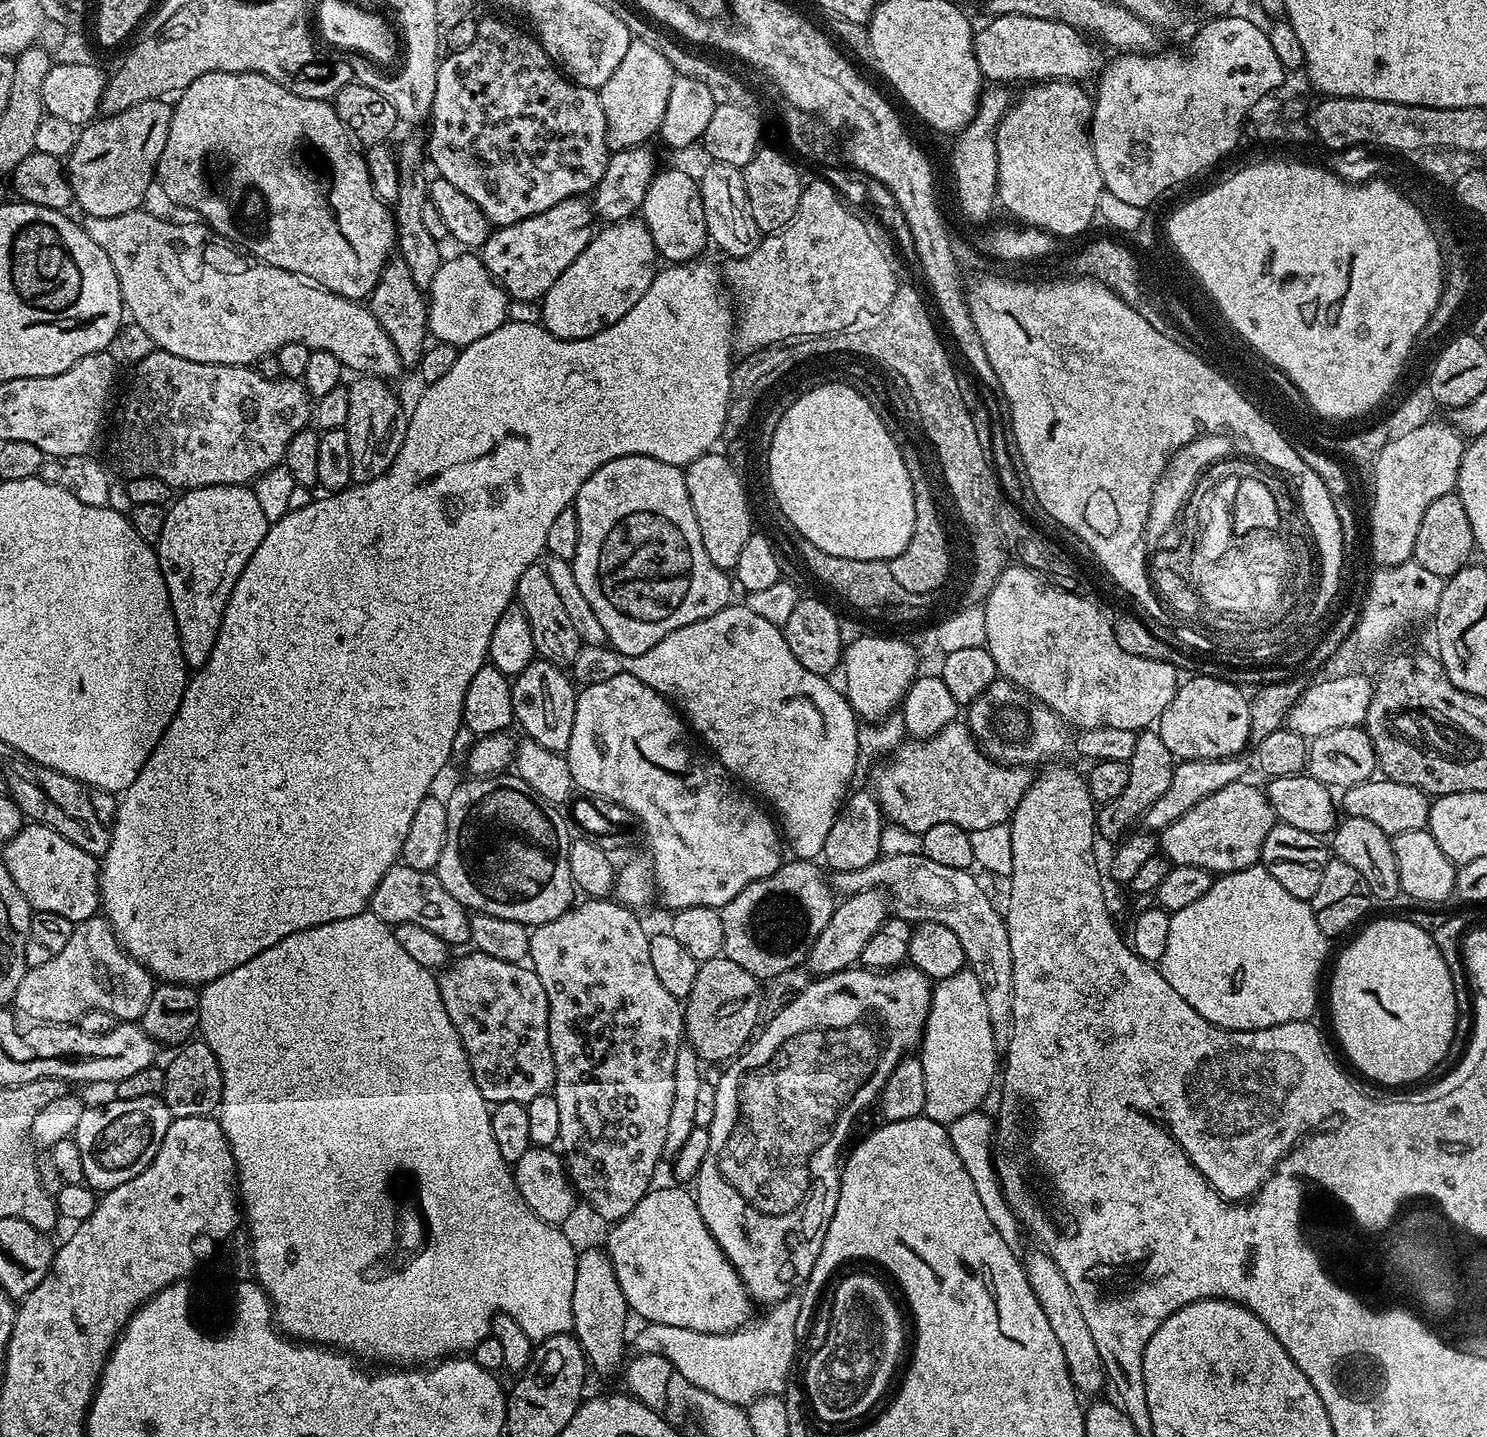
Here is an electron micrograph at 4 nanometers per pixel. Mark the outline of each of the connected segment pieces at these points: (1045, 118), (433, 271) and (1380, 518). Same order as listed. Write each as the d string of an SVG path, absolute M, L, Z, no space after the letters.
M1045 80L1043 82L1033 83L1020 97L1011 101L1007 114L1000 120L1000 125L996 127L996 157L998 158L998 204L1002 209L1005 208L1013 221L1019 222L1021 225L1038 228L1044 232L1048 232L1051 236L1066 238L1066 236L1076 236L1079 232L1084 232L1095 221L1098 216L1100 207L1100 195L1105 192L1104 179L1098 170L1098 162L1094 158L1094 150L1092 149L1092 137L1090 135L1090 121L1092 118L1093 97L1083 92L1079 83L1070 80Z
M408 144L404 149L399 149L398 159L400 161L400 185L398 186L398 198L394 202L394 219L396 222L396 248L399 259L410 266L414 274L414 282L418 282L421 290L431 289L434 276L438 274L442 263L440 256L441 241L429 234L426 230L426 221L422 218L422 206L430 201L428 198L429 181L424 180L420 173L420 159L425 159L426 152L423 147L416 144Z
M1429 422L1417 429L1404 430L1399 434L1401 436L1396 434L1388 439L1370 471L1372 509L1368 512L1368 536L1372 539L1372 556L1380 566L1406 563L1412 559L1414 538L1418 538L1418 525L1422 523L1430 502L1456 491L1458 470L1462 466L1466 447L1465 437L1448 422Z

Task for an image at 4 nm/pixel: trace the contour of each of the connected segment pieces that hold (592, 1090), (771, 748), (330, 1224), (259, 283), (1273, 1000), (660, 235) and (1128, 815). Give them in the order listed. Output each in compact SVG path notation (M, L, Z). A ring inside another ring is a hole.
M588 898L583 902L585 904L577 903L569 908L568 913L561 920L539 924L537 928L531 929L528 955L530 967L538 974L542 986L546 986L546 998L550 1010L548 1019L550 1050L556 1067L554 1095L562 1122L558 1148L562 1153L567 1176L583 1203L593 1207L607 1222L615 1222L626 1218L626 1214L630 1214L630 1210L634 1210L634 1206L642 1202L642 1198L649 1192L650 1185L653 1183L652 1175L660 1164L660 1156L665 1155L666 1125L670 1119L670 1106L674 1102L674 1058L678 1058L678 1050L685 1039L684 1010L681 1001L676 1000L674 994L666 991L662 982L658 982L654 974L654 966L650 962L649 933L644 932L643 926L640 925L640 920L636 917L639 915L633 909L624 907L612 898Z
M729 603L727 608L718 610L718 614L710 614L710 618L690 622L690 626L666 634L666 638L662 638L658 646L650 646L646 654L627 657L626 670L638 678L638 682L646 682L650 690L671 701L687 727L708 743L707 751L729 776L741 785L749 784L744 786L761 801L772 803L771 811L787 847L788 844L792 847L791 855L815 861L824 855L826 834L830 834L830 826L834 826L850 792L848 783L856 772L856 759L860 748L862 750L858 717L848 697L837 685L835 688L831 684L829 677L806 670L806 666L794 658L790 646L786 646L781 625L766 622L766 618L754 614L747 603L736 603Z
M365 910L354 914L354 918L342 918L329 924L307 928L298 934L290 934L286 938L282 938L282 942L274 942L274 946L270 946L270 950L262 950L262 954L250 958L250 962L242 962L242 966L234 966L234 970L230 970L226 974L214 978L210 983L203 985L199 989L199 993L200 1027L198 1036L206 1046L210 1046L210 1050L214 1050L214 1058L218 1058L218 1066L222 1070L222 1098L218 1109L218 1119L222 1130L226 1134L226 1142L234 1154L238 1200L242 1205L242 1216L246 1221L246 1231L251 1239L252 1271L256 1283L263 1288L264 1293L272 1301L273 1309L290 1306L290 1298L286 1296L286 1292L282 1288L288 1288L292 1284L294 1292L302 1298L304 1292L314 1284L316 1288L324 1290L326 1296L336 1298L336 1300L344 1300L348 1304L400 1304L400 1306L412 1306L412 1304L416 1304L418 1300L422 1300L426 1296L466 1290L472 1298L476 1298L474 1308L482 1310L482 1312L274 1312L274 1323L285 1336L297 1342L307 1342L317 1346L327 1346L333 1350L343 1350L345 1353L356 1358L363 1358L365 1361L389 1360L392 1363L389 1365L392 1366L428 1366L433 1362L455 1357L457 1354L471 1353L472 1349L478 1346L478 1342L482 1342L491 1333L492 1320L498 1314L514 1318L514 1322L518 1322L518 1326L522 1326L522 1330L534 1342L545 1340L554 1334L572 1332L572 1295L574 1294L577 1251L572 1249L560 1226L548 1224L542 1218L536 1216L528 1208L523 1198L520 1197L519 1190L516 1189L513 1180L513 1169L502 1158L502 1154L498 1154L498 1145L494 1142L494 1133L490 1130L490 1118L492 1117L490 1105L487 1100L482 1098L482 1090L478 1090L478 1082L474 1082L468 1055L458 1038L458 1030L454 1030L454 1022L450 1022L450 1014L446 1014L446 1006L442 1006L439 979L434 975L433 969L423 968L418 962L414 962L414 958L410 958L410 954L406 954L406 950L402 950L402 946L398 946L398 938L389 925L383 924L371 910ZM400 1168L404 1172L412 1172L413 1178L416 1179L416 1192L420 1195L420 1208L424 1211L425 1222L428 1223L428 1245L417 1256L410 1257L397 1272L375 1272L376 1263L396 1244L396 1204L392 1201L392 1179L399 1174Z
M144 211L118 214L114 218L89 216L82 227L106 250L110 266L114 266L114 274L118 274L118 286L131 323L142 326L159 351L190 362L252 366L267 356L275 356L282 346L298 342L313 350L321 348L334 354L349 373L356 372L352 374L394 380L403 371L404 365L390 336L374 318L371 308L363 303L347 300L278 266L253 262L231 243L209 234L210 229L203 222L175 224Z
M1253 866L1246 870L1237 872L1225 872L1217 875L1213 879L1210 890L1198 898L1198 902L1190 902L1190 906L1182 906L1182 910L1173 912L1170 915L1170 939L1166 942L1166 954L1158 962L1158 967L1163 972L1166 982L1206 1018L1206 1022L1216 1024L1219 1028L1228 1028L1232 1032L1249 1032L1250 1030L1262 1030L1270 1026L1278 1026L1286 1022L1295 1020L1312 1020L1312 1011L1316 1008L1316 991L1321 991L1320 971L1324 968L1324 959L1328 956L1329 937L1322 934L1322 930L1316 921L1316 913L1312 910L1312 905L1307 900L1294 898L1290 890L1284 889L1272 875L1262 866Z
M680 168L657 171L646 190L646 198L640 207L644 224L650 230L657 253L672 264L683 264L697 259L704 247L709 247L706 230L706 214L702 210L700 186L695 175Z
M1141 731L1134 742L1134 754L1130 754L1126 763L1128 777L1122 794L1118 794L1118 798L1114 798L1114 802L1099 805L1096 814L1097 833L1103 839L1105 836L1106 839L1112 840L1111 842L1119 841L1129 835L1137 827L1138 822L1143 821L1150 806L1154 806L1154 802L1158 802L1158 798L1162 798L1162 794L1166 794L1172 781L1174 757L1170 754L1170 750L1166 750L1166 742L1162 742L1159 731Z

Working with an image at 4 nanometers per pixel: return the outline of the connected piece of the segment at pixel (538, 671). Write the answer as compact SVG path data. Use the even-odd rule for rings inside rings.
M537 658L512 680L512 715L518 728L520 724L523 735L538 742L538 746L546 746L546 750L561 754L567 753L570 746L578 695L577 689L572 689L568 675L565 669Z

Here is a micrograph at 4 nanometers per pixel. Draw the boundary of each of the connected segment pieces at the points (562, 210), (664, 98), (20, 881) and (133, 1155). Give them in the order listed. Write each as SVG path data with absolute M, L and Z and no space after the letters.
M587 199L563 200L558 206L550 206L550 210L542 210L542 214L522 218L522 222L514 222L505 228L497 227L484 243L482 259L513 301L543 301L550 286L558 282L562 270L566 270L566 266L570 266L570 262L574 262L592 241L594 232L588 229L592 220L594 208Z
M633 39L632 44L626 50L626 54L622 57L622 62L618 62L614 74L610 74L610 78L606 78L606 82L598 89L602 102L602 114L606 114L609 149L639 148L647 145L648 139L659 133L660 123L666 114L666 102L670 102L670 86L673 79L674 73L665 55L646 45L645 42Z
M28 822L14 838L3 841L2 848L6 870L10 870L14 886L22 890L22 898L26 898L33 912L62 914L62 918L70 918L75 926L101 911L100 860L62 838L62 834Z
M160 1096L109 1100L109 1104L97 1108L85 1107L74 1137L78 1150L82 1150L84 1179L93 1190L107 1190L138 1178L154 1162L154 1154L158 1154L174 1118Z

